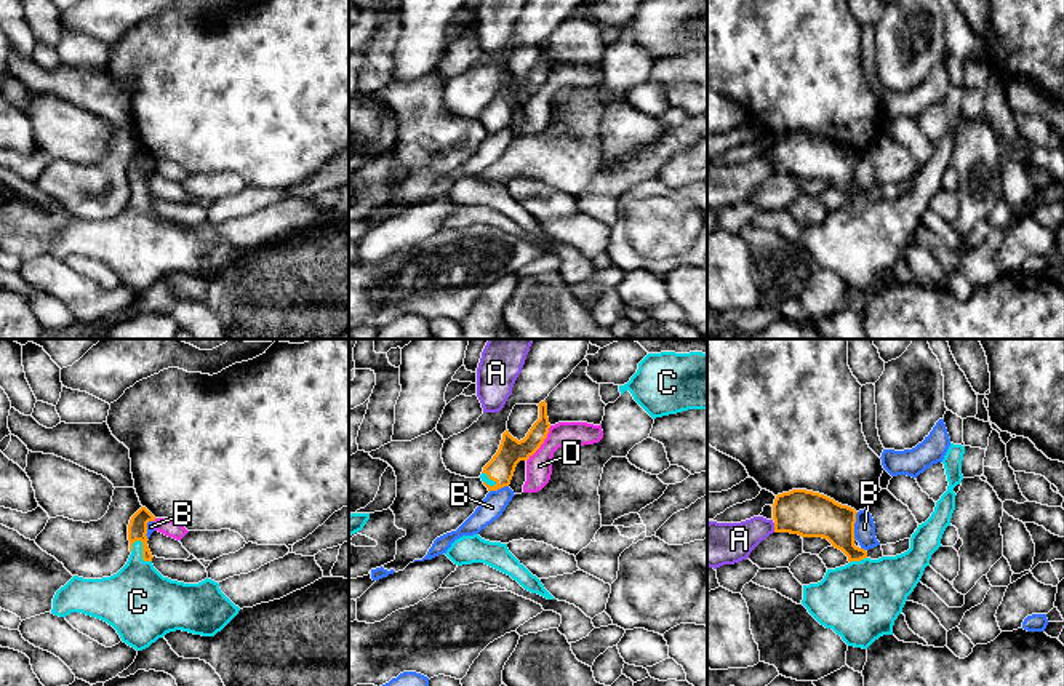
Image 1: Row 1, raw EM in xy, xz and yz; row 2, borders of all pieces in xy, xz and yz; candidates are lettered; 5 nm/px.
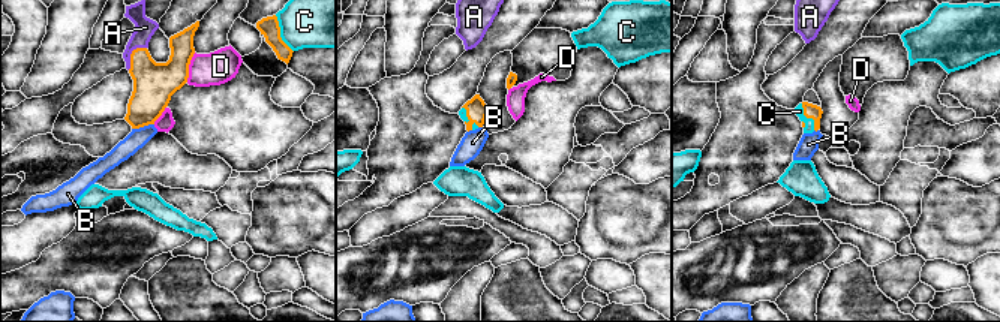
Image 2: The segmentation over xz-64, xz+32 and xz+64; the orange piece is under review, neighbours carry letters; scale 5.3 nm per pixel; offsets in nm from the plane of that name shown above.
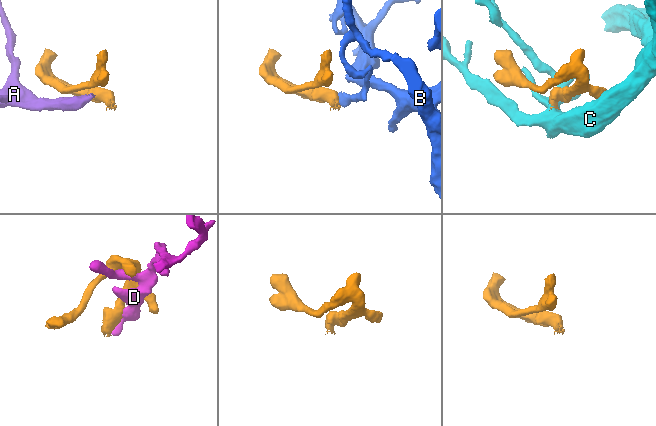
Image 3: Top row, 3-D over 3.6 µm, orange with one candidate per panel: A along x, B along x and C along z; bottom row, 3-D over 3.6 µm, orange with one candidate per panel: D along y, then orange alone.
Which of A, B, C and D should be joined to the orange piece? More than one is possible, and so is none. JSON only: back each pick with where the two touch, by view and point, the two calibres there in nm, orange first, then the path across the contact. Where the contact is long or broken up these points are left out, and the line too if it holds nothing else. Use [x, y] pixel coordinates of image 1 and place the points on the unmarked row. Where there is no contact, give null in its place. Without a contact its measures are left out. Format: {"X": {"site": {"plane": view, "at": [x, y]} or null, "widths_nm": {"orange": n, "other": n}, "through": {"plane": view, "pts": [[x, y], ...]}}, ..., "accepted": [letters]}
{"A": {"site": {"plane": "yz", "at": [775, 170]}, "widths_nm": {"orange": 220, "other": 200}, "through": {"plane": "yz", "pts": [[802, 154], [794, 154], [775, 170], [757, 170], [728, 184]]}}, "C": {"site": {"plane": "xy", "at": [143, 194]}, "widths_nm": {"orange": 100, "other": 360}}, "accepted": ["A", "C"]}

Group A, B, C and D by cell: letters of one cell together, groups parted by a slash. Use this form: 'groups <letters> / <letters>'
groups A C / B / D

